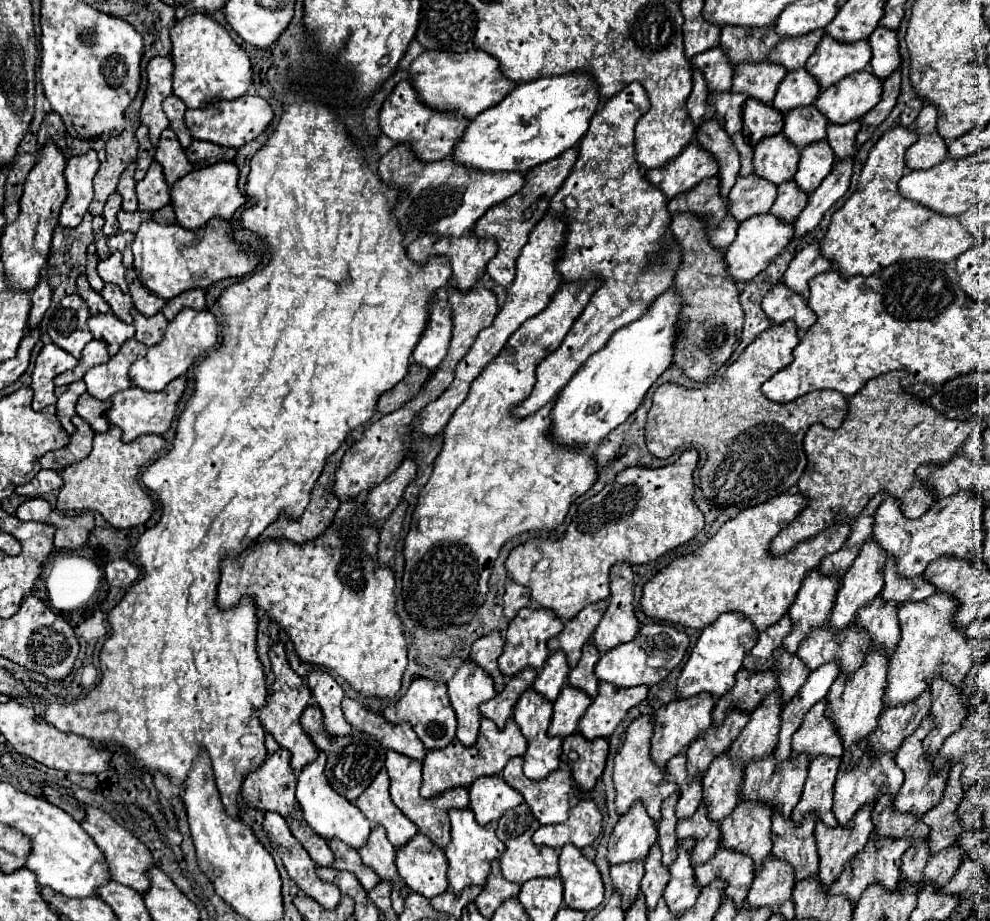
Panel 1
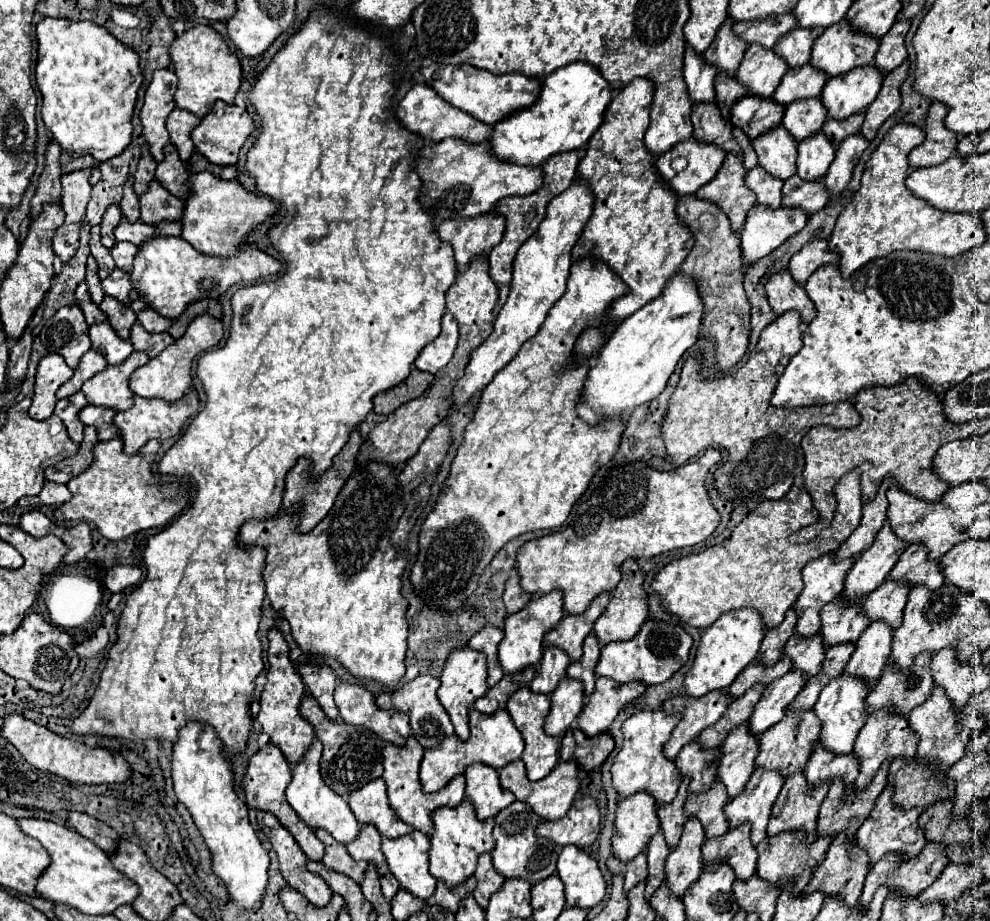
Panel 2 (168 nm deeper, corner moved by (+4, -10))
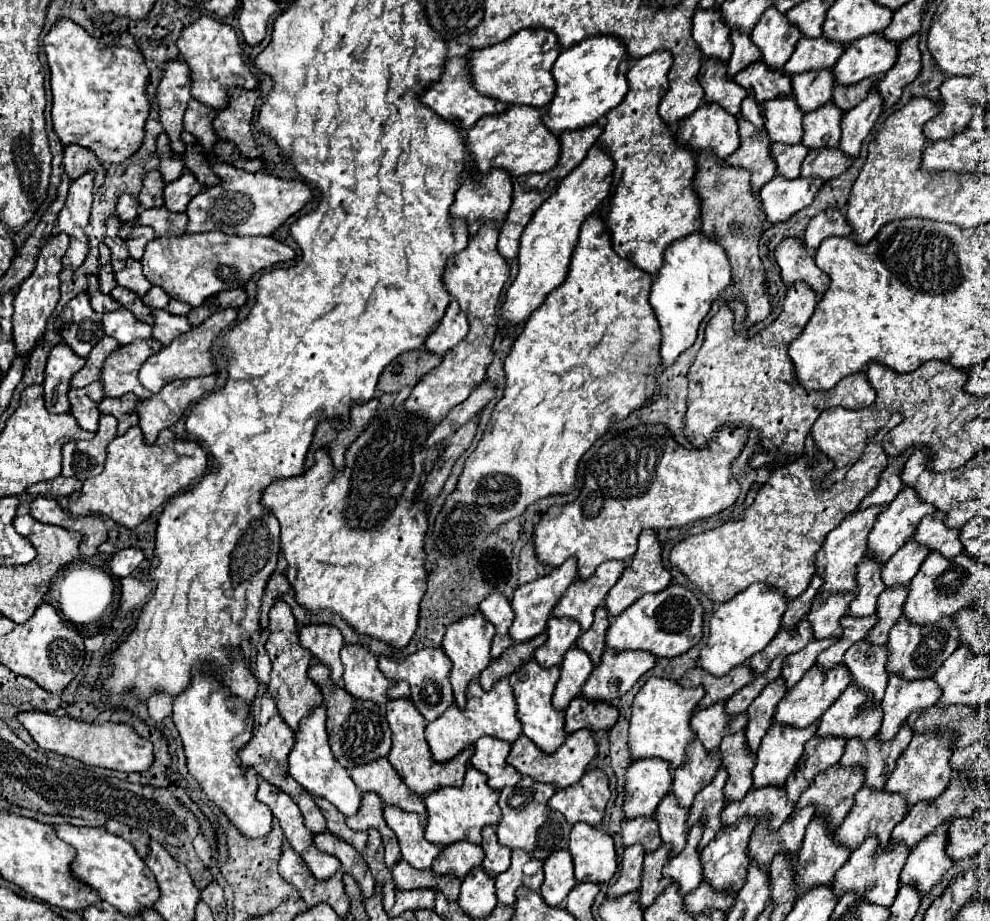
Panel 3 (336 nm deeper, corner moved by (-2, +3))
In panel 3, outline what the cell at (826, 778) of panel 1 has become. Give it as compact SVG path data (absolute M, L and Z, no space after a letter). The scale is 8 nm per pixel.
M850 685L836 703L818 719L816 737L844 737L868 741L878 733L882 707L870 707L870 699L858 687Z

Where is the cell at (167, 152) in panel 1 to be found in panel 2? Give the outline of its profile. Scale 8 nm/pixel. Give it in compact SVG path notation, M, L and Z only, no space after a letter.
M168 144L164 148L166 152L166 158L164 162L158 164L158 170L156 170L156 178L158 182L168 190L172 192L174 196L180 196L180 198L188 198L190 196L190 186L188 186L188 170L186 166L182 164L180 156L178 156L178 150L174 144Z

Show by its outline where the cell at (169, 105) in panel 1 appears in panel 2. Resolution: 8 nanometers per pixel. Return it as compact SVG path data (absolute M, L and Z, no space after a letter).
M174 108L172 114L168 116L168 132L170 132L170 142L178 148L180 158L186 162L190 160L192 152L194 152L194 144L192 144L192 130L196 128L196 124L200 124L200 118L194 114L188 114L186 110Z

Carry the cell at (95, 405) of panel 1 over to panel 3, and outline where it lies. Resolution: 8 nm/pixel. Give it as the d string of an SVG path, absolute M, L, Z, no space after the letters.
M132 393L122 395L122 397L104 397L100 403L100 413L110 413L118 419L118 435L124 435L128 431L128 427L134 427L138 423L138 415L136 415L136 401L138 397L134 397Z

